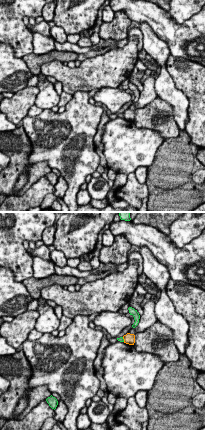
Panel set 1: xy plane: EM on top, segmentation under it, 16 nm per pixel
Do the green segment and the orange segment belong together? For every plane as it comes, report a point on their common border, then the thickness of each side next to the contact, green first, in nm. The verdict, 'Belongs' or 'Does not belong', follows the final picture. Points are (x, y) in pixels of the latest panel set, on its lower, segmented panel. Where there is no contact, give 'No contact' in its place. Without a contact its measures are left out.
Touches green at (123, 339). Thickness 70 nm (green) against 160 nm

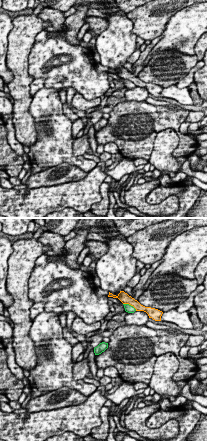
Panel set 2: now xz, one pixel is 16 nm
Touches green at (130, 305). Thickness 130 nm (green) against 160 nm

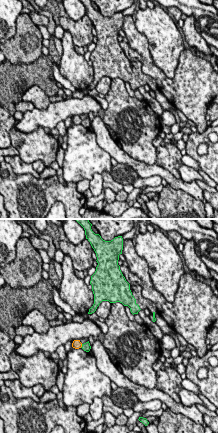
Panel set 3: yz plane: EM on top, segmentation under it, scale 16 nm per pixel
Touches green at (82, 346). Thickness 130 nm (green) against 140 nm

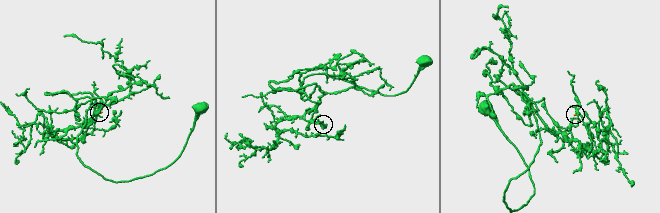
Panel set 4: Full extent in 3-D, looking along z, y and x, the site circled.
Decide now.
Does not belong

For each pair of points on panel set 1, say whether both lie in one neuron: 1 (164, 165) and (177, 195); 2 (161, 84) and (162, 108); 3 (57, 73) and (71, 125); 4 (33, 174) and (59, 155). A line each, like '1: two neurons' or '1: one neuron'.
1: one neuron
2: two neurons
3: two neurons
4: two neurons

